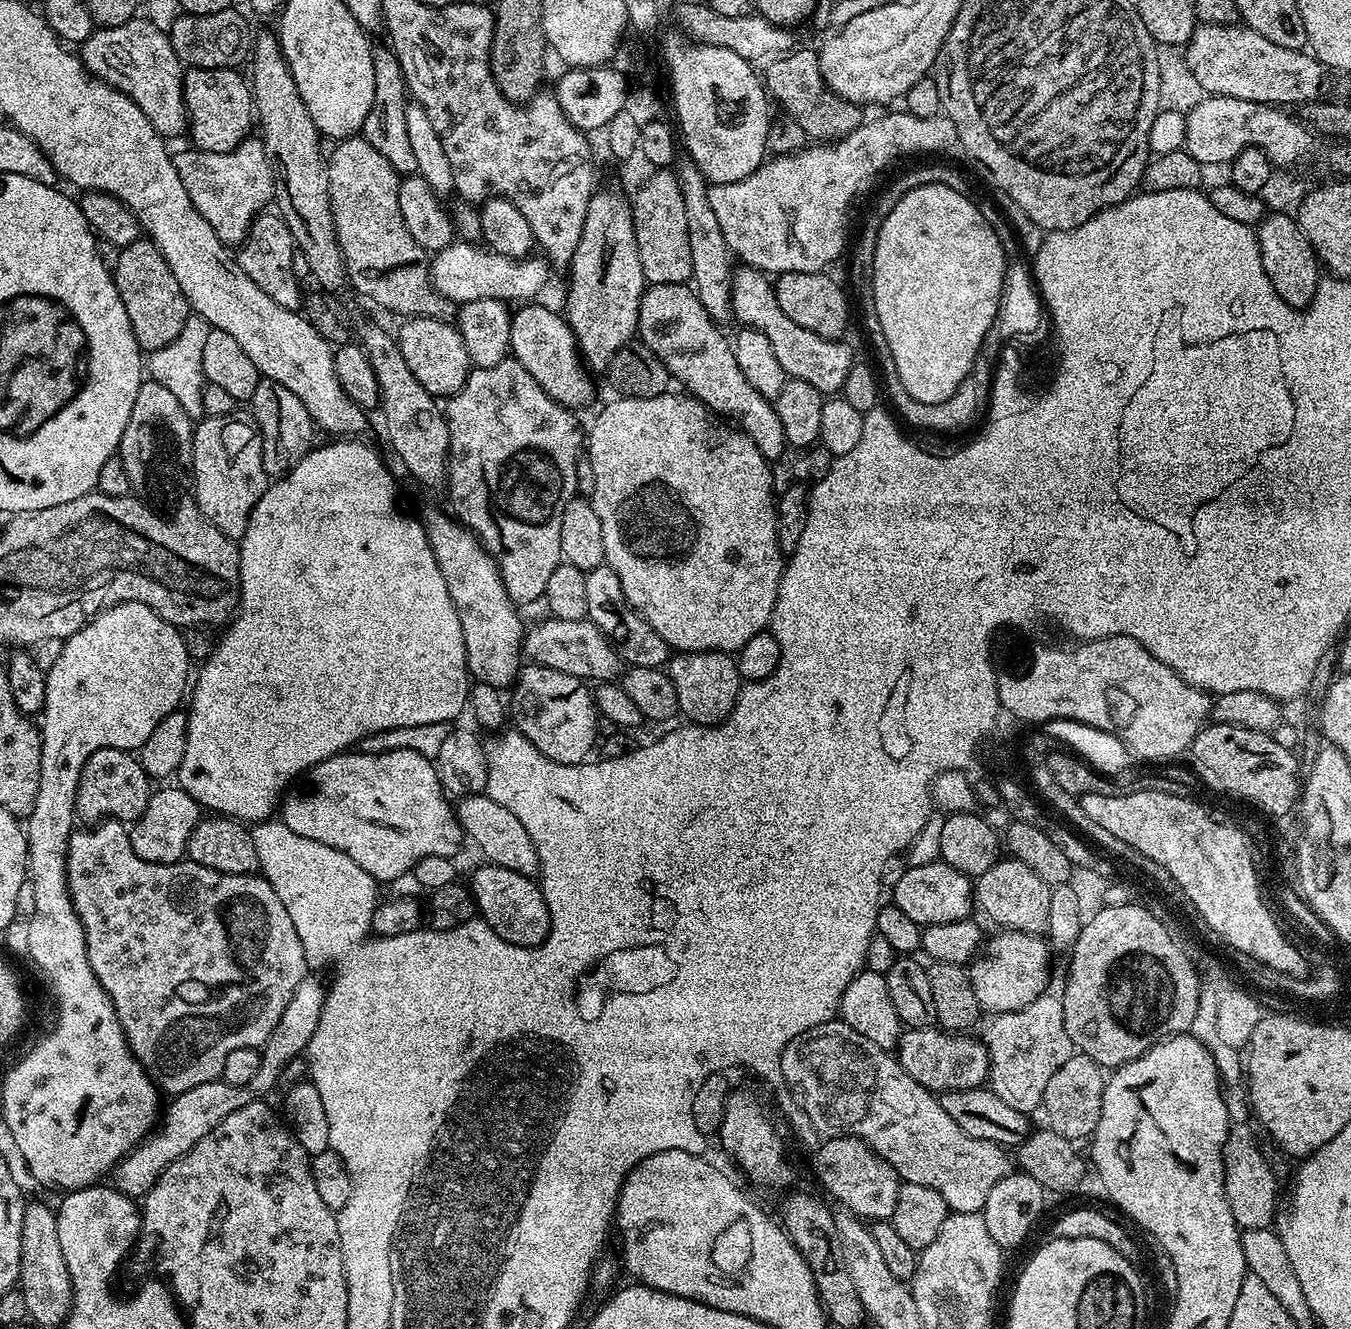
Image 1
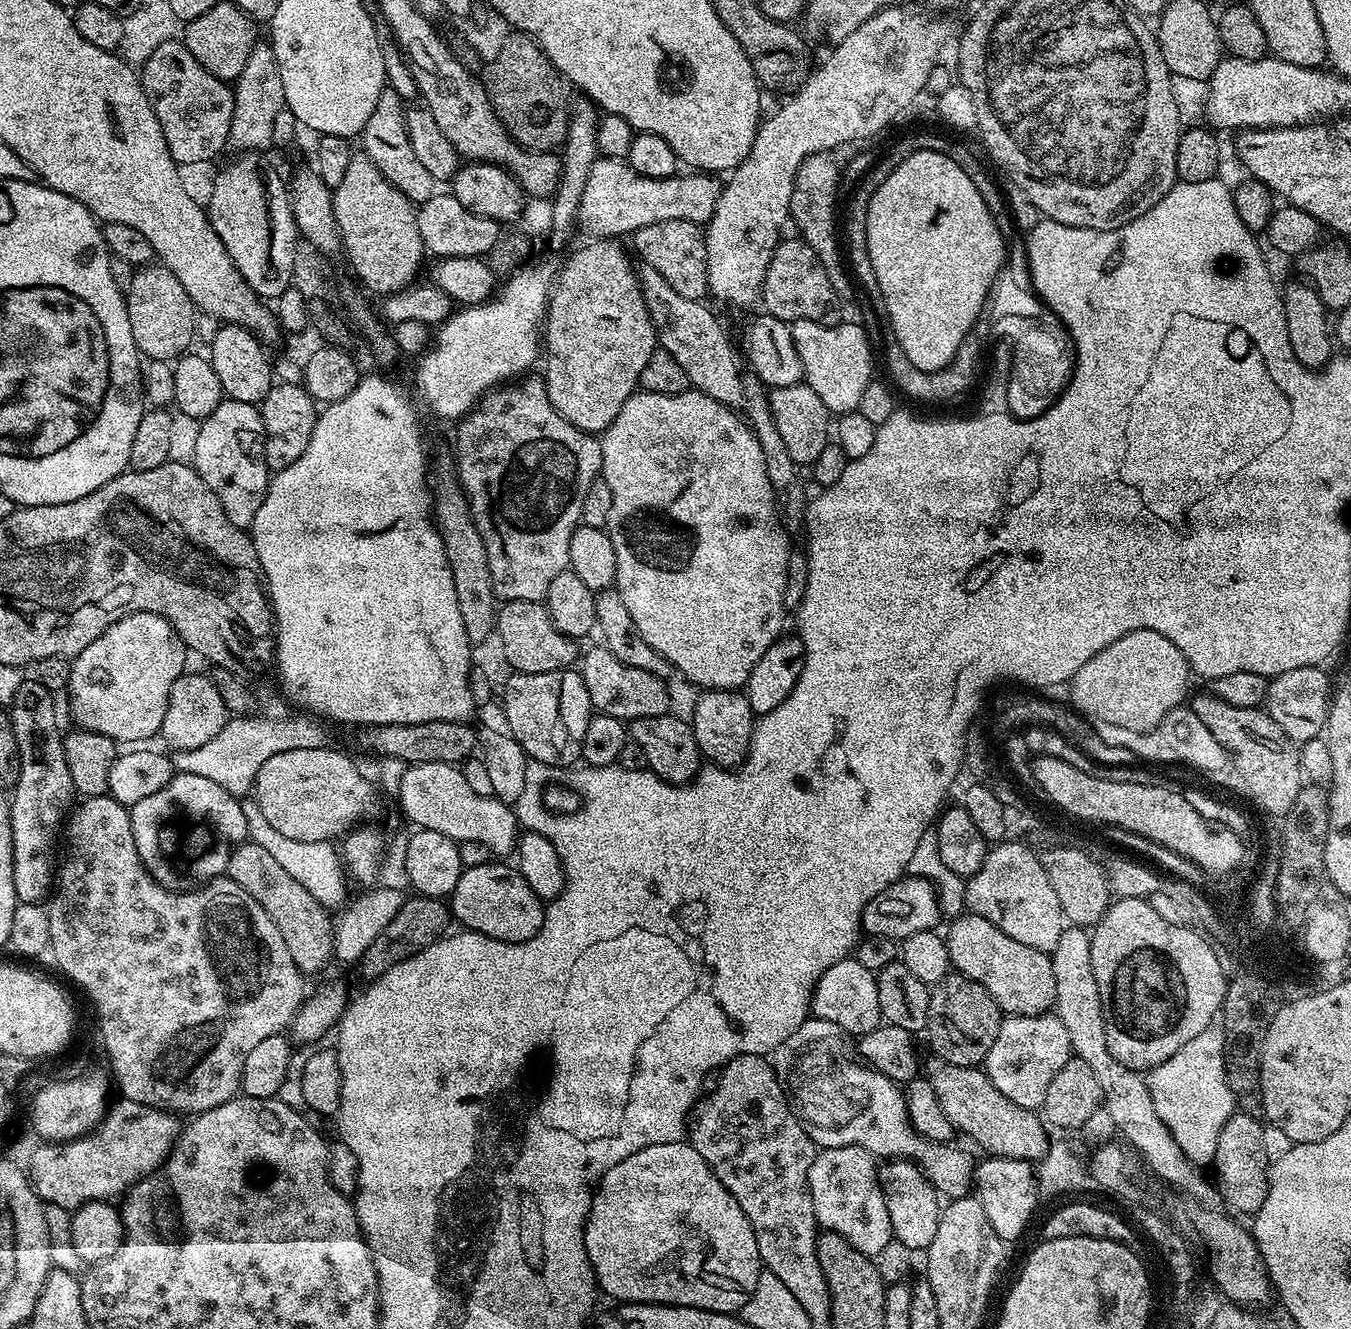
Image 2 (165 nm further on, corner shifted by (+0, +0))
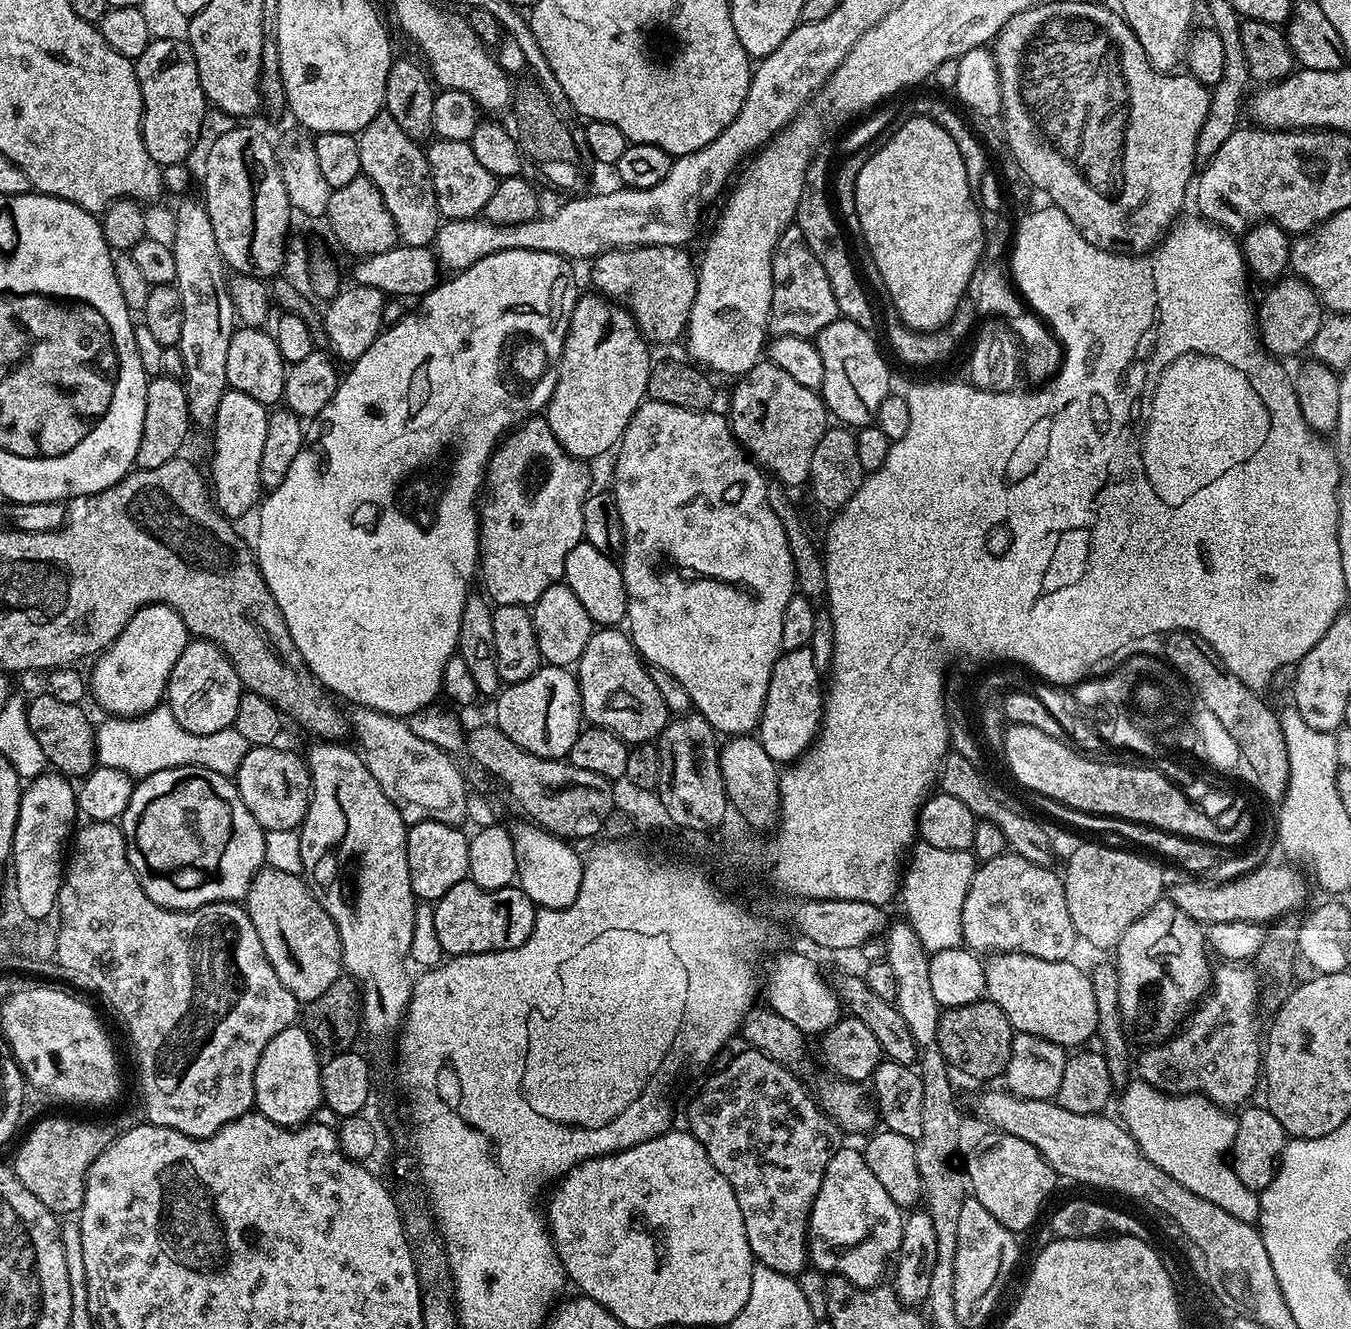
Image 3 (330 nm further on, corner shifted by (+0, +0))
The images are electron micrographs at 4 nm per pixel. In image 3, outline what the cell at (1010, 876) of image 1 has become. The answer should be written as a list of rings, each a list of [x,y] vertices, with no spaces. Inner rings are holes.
[[[1011,850],[998,858],[983,861],[972,875],[970,890],[966,890],[966,902],[962,902],[964,944],[977,954],[1021,952],[1047,960],[1069,959],[1078,945],[1076,927],[1070,922],[1070,910],[1066,910],[1063,879],[1051,870],[1051,867],[1028,861]]]

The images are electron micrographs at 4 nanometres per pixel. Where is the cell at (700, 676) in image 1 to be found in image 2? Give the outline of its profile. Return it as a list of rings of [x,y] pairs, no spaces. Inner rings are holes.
[[[714,688],[699,693],[692,708],[690,723],[694,738],[700,747],[700,755],[709,765],[718,768],[739,768],[748,755],[754,727],[754,713],[747,696],[740,690]]]

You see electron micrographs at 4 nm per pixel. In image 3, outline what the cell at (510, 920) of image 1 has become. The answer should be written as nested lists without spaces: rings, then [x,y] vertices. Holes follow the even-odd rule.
[[[471,878],[458,882],[460,888],[451,887],[441,898],[444,904],[435,903],[440,912],[435,912],[434,923],[440,928],[443,950],[452,948],[451,957],[483,952],[501,952],[522,946],[534,930],[538,911],[530,897],[519,886],[482,890]]]

